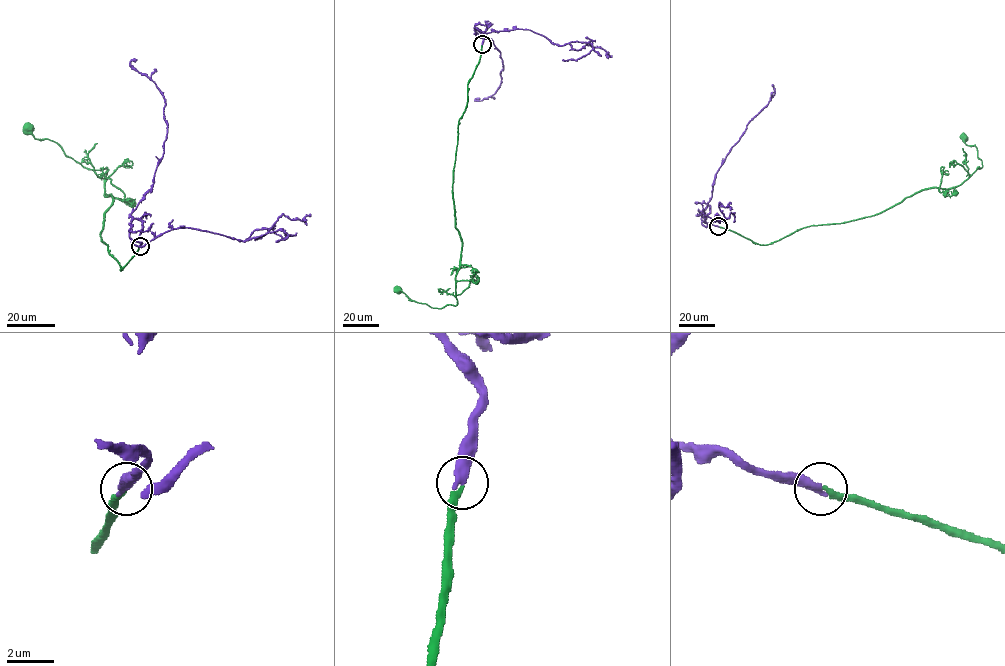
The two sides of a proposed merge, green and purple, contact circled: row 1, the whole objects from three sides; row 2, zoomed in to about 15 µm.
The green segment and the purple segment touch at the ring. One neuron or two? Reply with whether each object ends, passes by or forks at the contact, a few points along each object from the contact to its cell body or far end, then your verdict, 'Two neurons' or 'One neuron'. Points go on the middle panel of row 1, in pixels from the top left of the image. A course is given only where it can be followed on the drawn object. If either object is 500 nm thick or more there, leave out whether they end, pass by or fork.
At the ring green ends. At the ring purple ends. Course of green: (482, 44), (458, 128), (452, 184), (455, 227), (461, 241), (457, 303), (433, 308), (398, 290). Course of purple: (482, 44), (474, 27), (500, 52), (503, 68), (494, 94), (480, 98). One neuron

